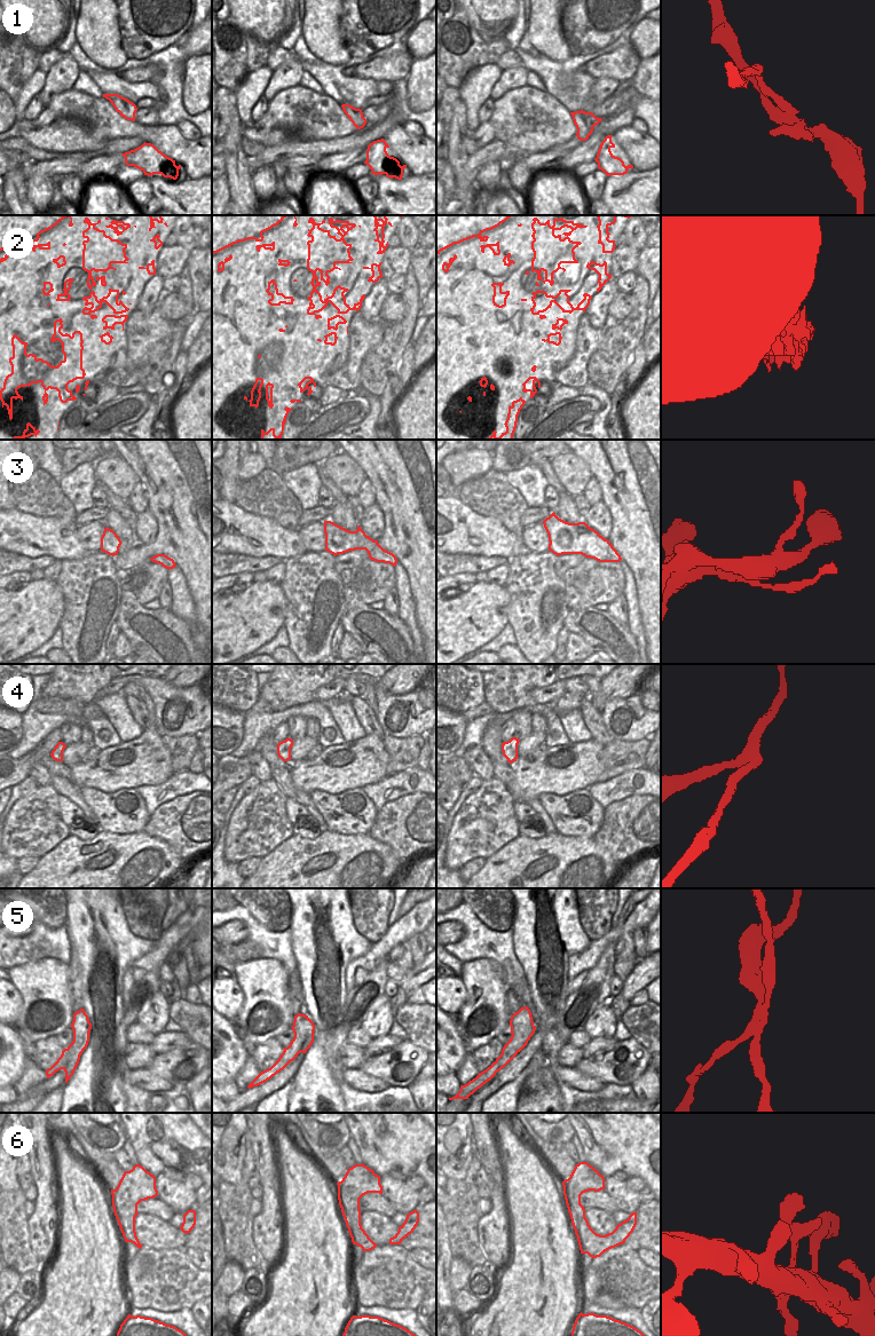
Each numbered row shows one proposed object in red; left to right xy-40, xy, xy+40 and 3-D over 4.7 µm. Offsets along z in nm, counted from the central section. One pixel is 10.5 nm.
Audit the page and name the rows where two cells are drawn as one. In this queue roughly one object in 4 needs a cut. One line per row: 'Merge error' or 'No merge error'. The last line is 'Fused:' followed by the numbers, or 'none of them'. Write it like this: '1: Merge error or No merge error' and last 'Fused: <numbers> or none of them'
1: Merge error
2: No merge error
3: No merge error
4: No merge error
5: Merge error
6: No merge error
Fused: 1, 5

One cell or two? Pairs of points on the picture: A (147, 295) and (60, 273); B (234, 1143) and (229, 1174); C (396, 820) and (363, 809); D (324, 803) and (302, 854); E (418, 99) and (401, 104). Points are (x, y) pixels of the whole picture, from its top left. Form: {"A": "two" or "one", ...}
{"A": "two", "B": "one", "C": "two", "D": "two", "E": "two"}

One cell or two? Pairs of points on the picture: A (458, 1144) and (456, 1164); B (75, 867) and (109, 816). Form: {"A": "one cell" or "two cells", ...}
{"A": "one cell", "B": "two cells"}

